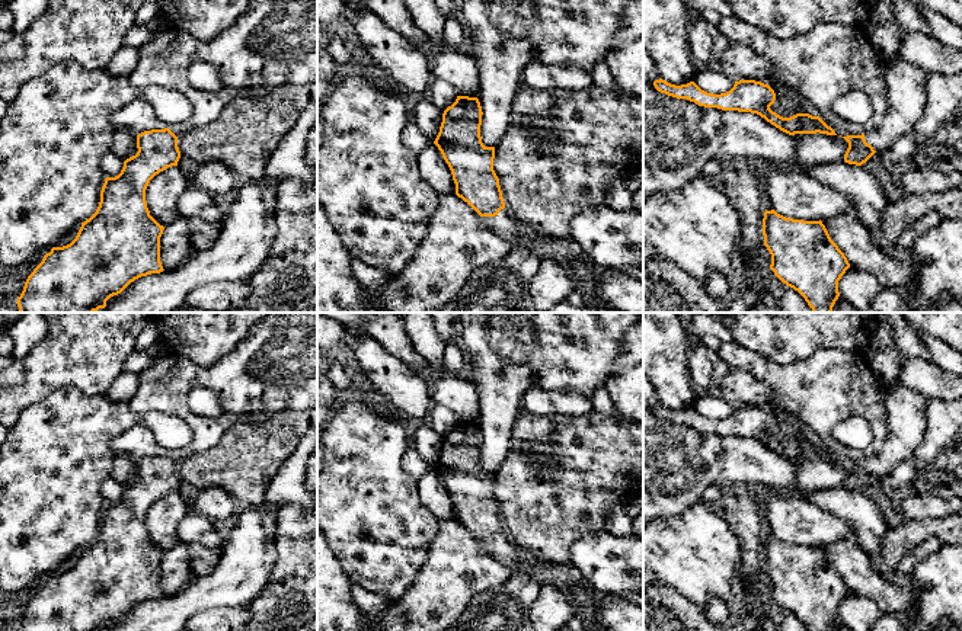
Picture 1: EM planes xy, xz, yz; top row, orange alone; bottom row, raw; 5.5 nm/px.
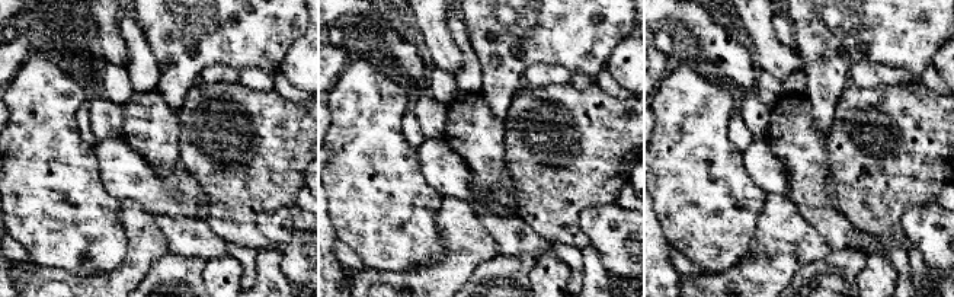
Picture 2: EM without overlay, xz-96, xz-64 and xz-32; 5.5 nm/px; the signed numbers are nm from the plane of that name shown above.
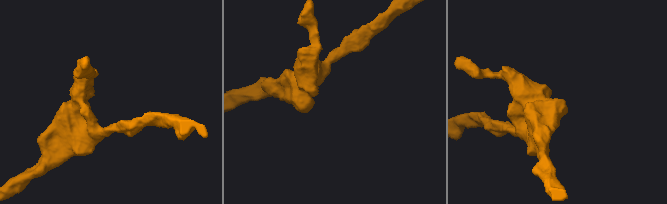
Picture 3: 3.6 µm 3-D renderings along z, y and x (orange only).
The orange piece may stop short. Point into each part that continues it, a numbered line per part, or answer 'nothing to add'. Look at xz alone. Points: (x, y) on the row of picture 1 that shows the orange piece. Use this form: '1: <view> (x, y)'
1: xz (504, 224)

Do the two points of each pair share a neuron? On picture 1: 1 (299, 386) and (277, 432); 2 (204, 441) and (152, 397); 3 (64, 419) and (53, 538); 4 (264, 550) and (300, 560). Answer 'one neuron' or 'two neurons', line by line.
1: two neurons
2: one neuron
3: one neuron
4: two neurons

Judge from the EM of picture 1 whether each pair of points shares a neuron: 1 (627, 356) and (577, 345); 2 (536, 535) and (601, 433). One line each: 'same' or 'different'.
1: different
2: same

